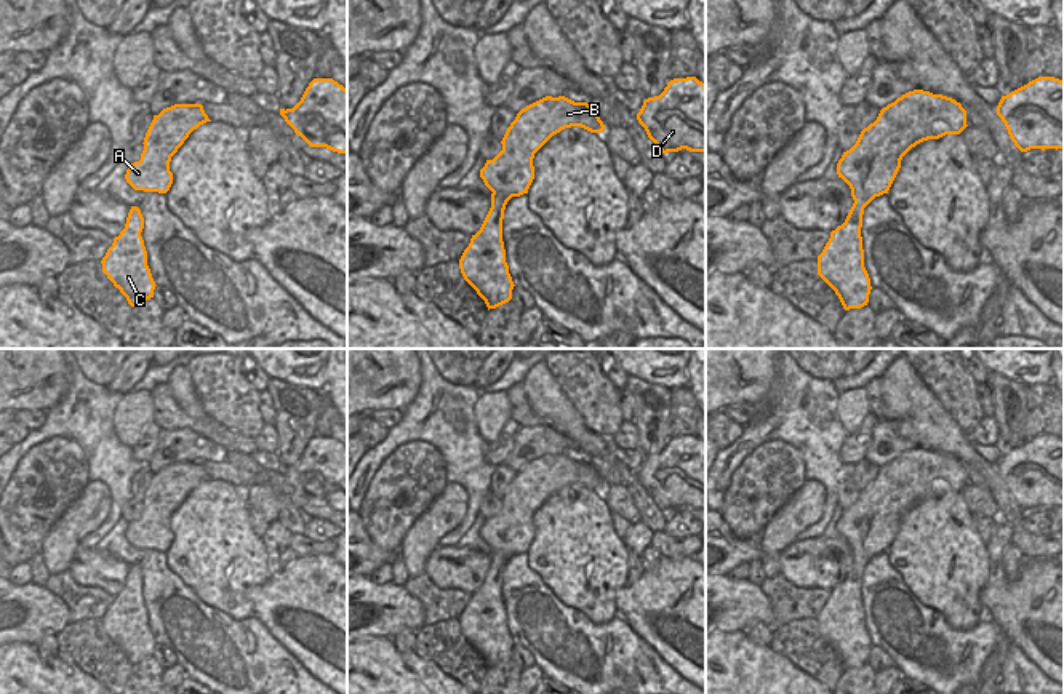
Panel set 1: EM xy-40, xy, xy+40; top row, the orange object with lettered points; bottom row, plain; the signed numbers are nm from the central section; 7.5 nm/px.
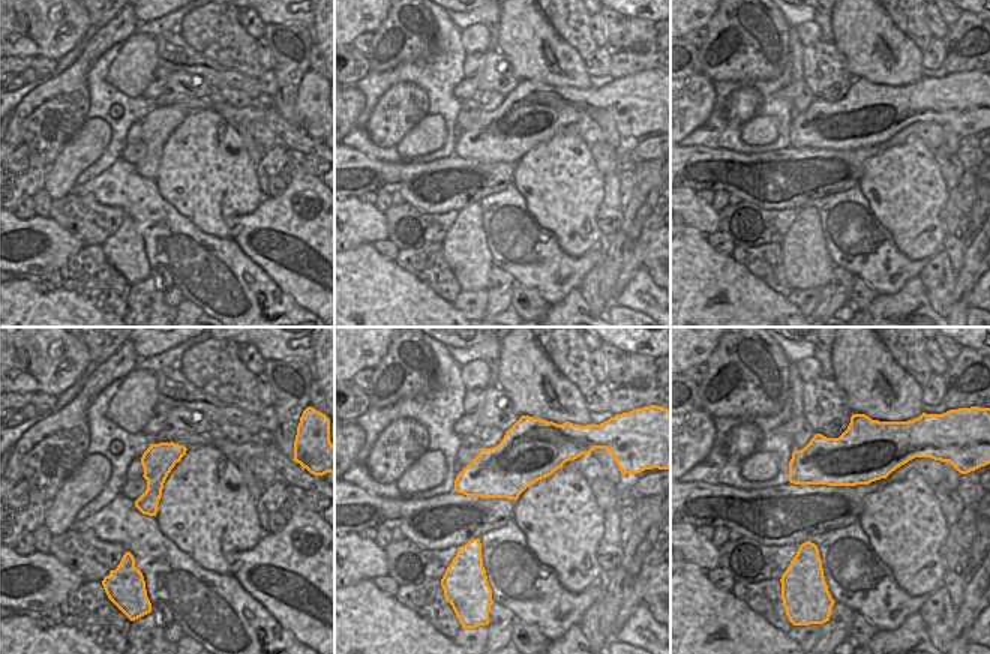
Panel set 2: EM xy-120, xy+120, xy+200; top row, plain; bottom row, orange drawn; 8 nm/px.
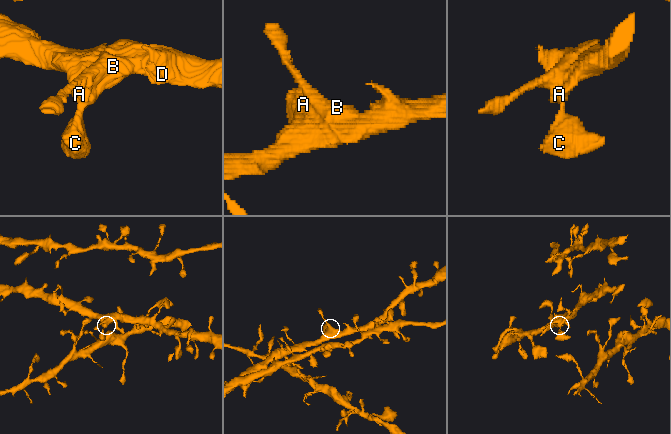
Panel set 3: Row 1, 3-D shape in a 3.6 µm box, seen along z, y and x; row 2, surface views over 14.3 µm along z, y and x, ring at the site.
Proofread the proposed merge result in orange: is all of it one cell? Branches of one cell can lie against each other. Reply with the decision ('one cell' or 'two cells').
one cell

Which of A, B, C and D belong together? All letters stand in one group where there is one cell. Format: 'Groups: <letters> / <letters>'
Groups: A B C D.

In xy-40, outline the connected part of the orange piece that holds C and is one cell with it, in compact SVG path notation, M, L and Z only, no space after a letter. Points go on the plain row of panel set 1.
M131 564L125 587L114 596L102 616L102 630L126 656L131 665L154 656L155 640L147 624L147 609L141 590L144 576L138 564Z

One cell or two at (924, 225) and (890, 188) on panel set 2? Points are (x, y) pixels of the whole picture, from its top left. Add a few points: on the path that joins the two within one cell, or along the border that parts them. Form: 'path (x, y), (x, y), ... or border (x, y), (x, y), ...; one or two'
path (915, 216), (899, 197); one

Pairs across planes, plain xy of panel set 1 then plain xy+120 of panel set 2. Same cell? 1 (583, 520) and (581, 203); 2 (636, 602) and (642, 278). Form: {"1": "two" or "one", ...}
{"1": "one", "2": "two"}

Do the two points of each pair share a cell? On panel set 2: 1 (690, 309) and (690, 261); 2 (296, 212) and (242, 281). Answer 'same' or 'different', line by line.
1: same
2: different

